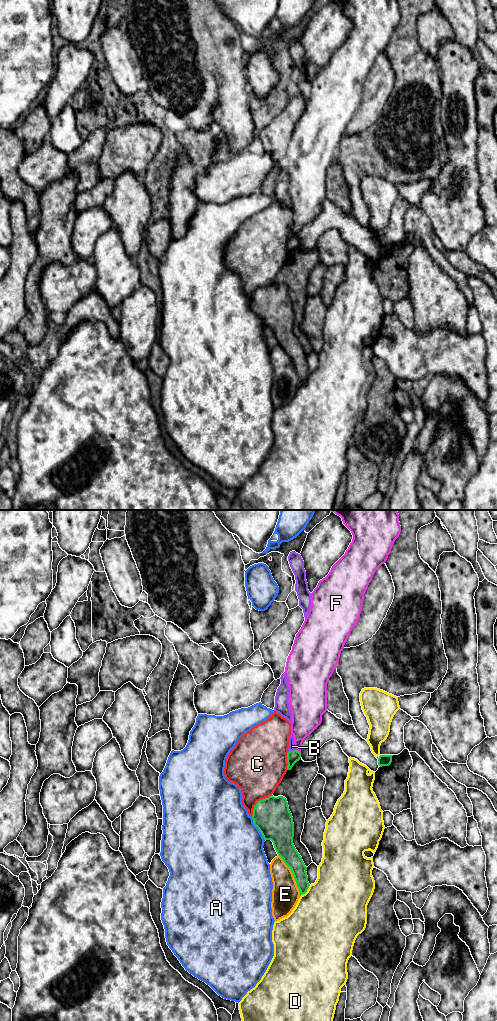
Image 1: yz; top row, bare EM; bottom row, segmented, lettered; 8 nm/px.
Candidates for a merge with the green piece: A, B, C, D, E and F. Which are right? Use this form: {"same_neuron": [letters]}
{"same_neuron": []}

